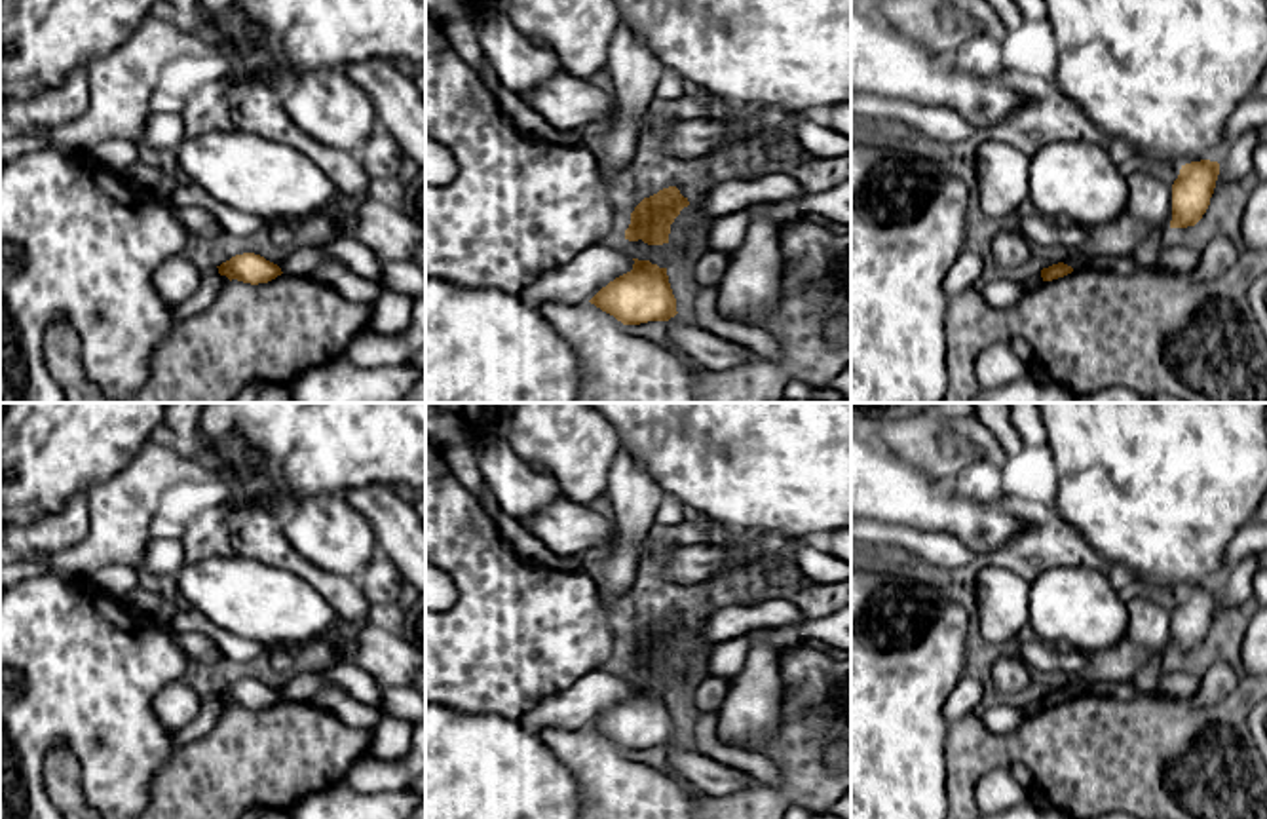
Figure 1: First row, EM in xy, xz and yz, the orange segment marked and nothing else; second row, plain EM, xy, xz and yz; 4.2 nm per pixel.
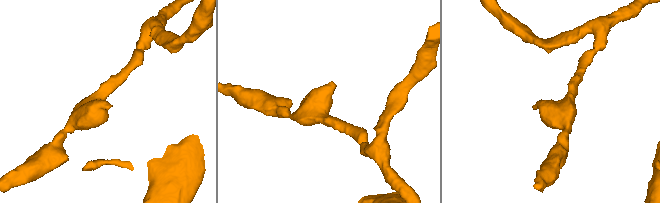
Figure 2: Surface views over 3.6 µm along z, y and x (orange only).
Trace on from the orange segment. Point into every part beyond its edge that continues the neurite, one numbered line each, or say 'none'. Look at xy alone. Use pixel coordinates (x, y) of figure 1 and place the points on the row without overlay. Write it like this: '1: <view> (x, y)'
none

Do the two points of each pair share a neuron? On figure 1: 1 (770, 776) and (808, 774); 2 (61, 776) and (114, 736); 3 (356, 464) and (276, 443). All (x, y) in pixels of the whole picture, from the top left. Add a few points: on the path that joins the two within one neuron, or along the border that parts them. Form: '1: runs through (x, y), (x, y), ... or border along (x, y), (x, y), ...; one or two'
1: border along (745, 747), (762, 753), (774, 764), (777, 787); two
2: border along (65, 745), (56, 745), (46, 757), (48, 799); two
3: runs through (337, 445), (295, 443); one

